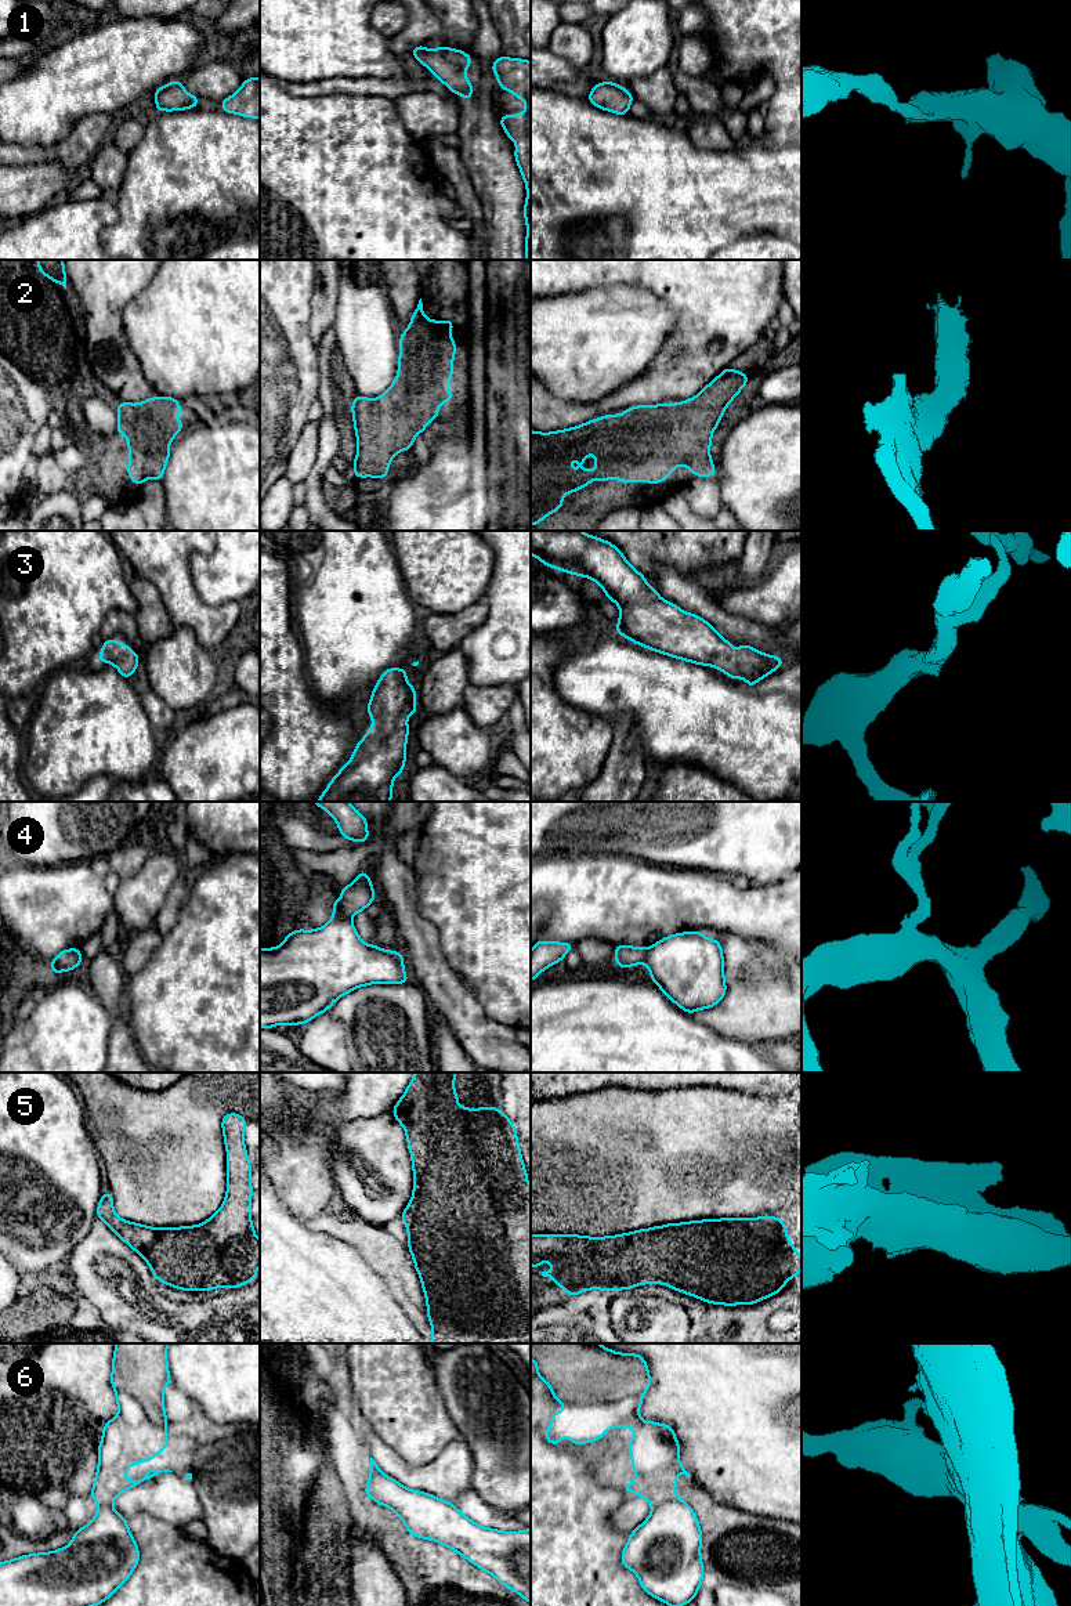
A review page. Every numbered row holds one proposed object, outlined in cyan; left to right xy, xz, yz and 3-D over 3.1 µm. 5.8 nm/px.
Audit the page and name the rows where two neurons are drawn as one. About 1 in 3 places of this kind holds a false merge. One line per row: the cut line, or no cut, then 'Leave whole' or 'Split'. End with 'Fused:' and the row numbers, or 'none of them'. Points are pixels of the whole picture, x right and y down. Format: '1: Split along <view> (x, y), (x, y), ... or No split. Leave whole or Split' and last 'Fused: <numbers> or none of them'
1: No split. Leave whole
2: No split. Leave whole
3: No split. Leave whole
4: Split along yz (647, 948), (643, 962). Split
5: No split. Leave whole
6: Split along yz (676, 1496), (661, 1503), (652, 1511). Split
Fused: 4, 6

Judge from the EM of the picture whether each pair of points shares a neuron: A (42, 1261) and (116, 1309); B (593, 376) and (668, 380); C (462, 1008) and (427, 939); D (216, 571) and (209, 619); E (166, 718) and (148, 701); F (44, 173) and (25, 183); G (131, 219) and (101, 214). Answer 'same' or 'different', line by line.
A: different
B: different
C: same
D: different
E: same
F: same
G: different

